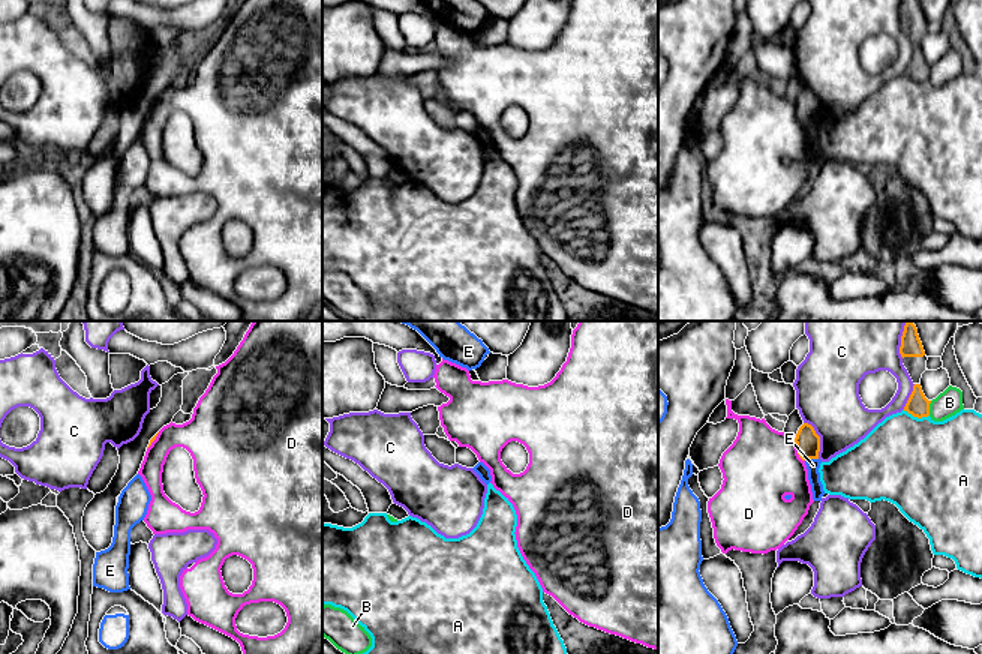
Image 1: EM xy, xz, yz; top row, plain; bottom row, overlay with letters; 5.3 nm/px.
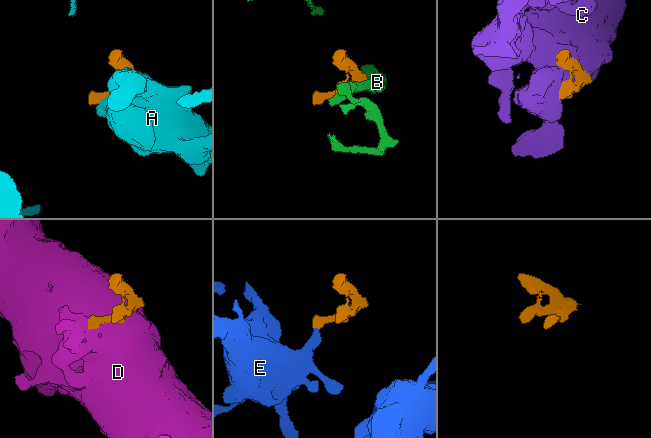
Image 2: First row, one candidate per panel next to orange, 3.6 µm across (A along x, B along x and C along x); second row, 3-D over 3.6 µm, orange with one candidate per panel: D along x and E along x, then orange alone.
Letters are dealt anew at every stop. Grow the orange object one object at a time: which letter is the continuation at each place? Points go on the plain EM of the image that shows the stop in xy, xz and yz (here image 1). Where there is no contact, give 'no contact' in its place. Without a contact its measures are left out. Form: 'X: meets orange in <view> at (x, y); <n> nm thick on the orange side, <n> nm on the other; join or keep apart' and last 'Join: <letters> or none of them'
A: meets orange in yz at (916, 80); 120 nm thick on the orange side, 480 nm on the other; keep apart
B: meets orange in yz at (928, 72); 120 nm thick on the orange side, 140 nm on the other; keep apart
C: meets orange in yz at (819, 102); 130 nm thick on the orange side, 340 nm on the other; keep apart
D: meets orange in yz at (798, 114); 130 nm thick on the orange side, 400 nm on the other; keep apart
E: meets orange in yz at (811, 122); 130 nm thick on the orange side, 70 nm on the other; keep apart
Join: none of them

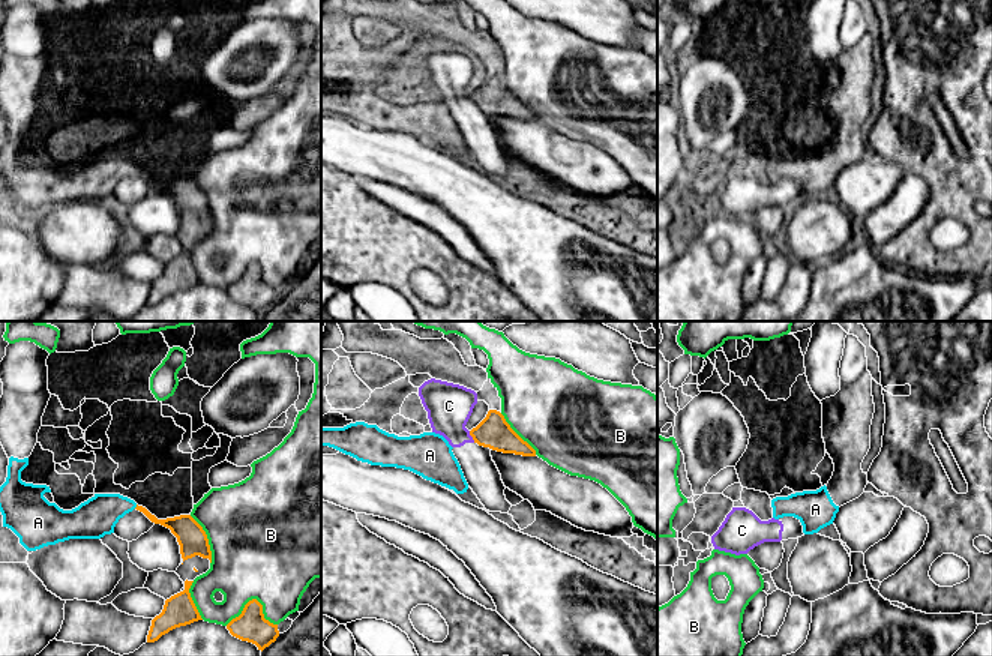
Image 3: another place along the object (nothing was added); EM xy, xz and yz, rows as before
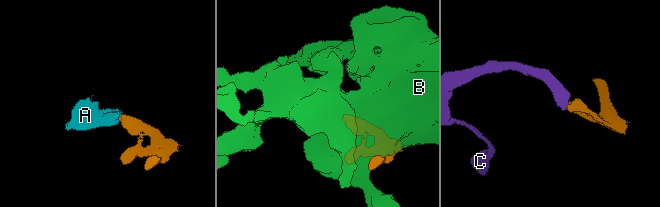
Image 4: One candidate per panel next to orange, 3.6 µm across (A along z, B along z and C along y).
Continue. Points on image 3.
A: meets orange in xy at (137, 170); 110 nm thick on the orange side, 200 nm on the other; join
B: meets orange in xy at (254, 263); 170 nm thick on the orange side, 500 nm on the other; keep apart
C: meets orange in xz at (471, 99); 170 nm thick on the orange side, 240 nm on the other; keep apart
Join: A

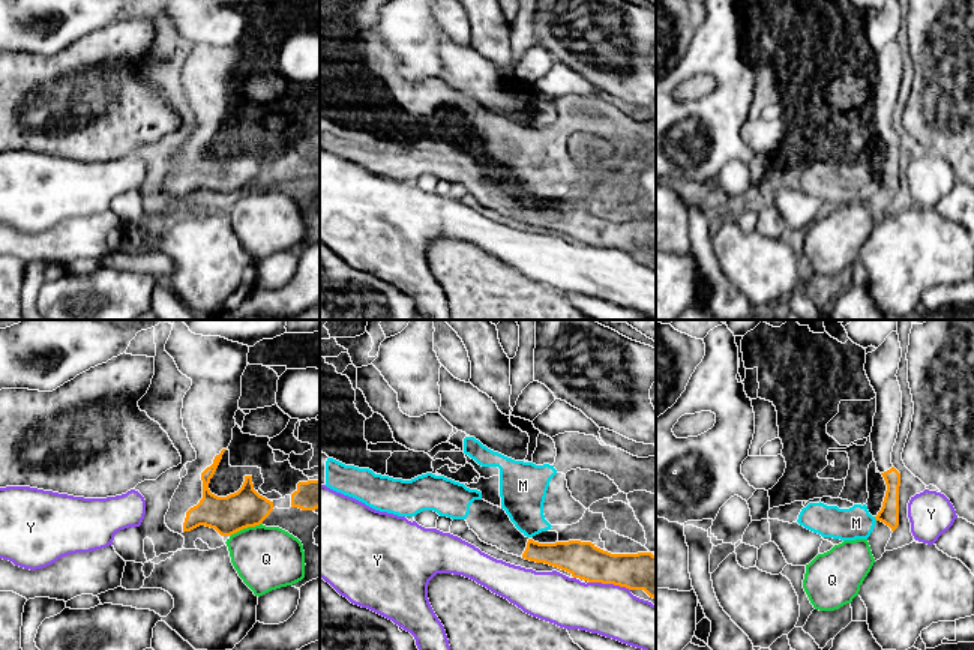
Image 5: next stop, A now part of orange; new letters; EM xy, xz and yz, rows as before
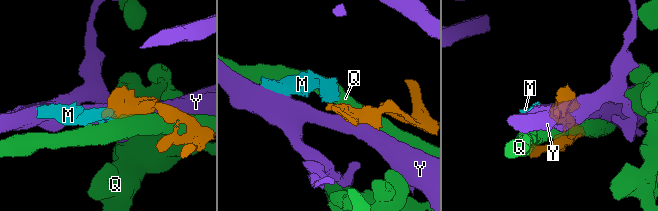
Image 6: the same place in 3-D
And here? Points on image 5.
M: meets orange in yz at (875, 182); 110 nm thick on the orange side, 180 nm on the other; join
Q: meets orange in xy at (245, 191); 200 nm thick on the orange side, 340 nm on the other; keep apart
Y: meets orange in xz at (610, 246); 200 nm thick on the orange side, 280 nm on the other; keep apart
Join: M

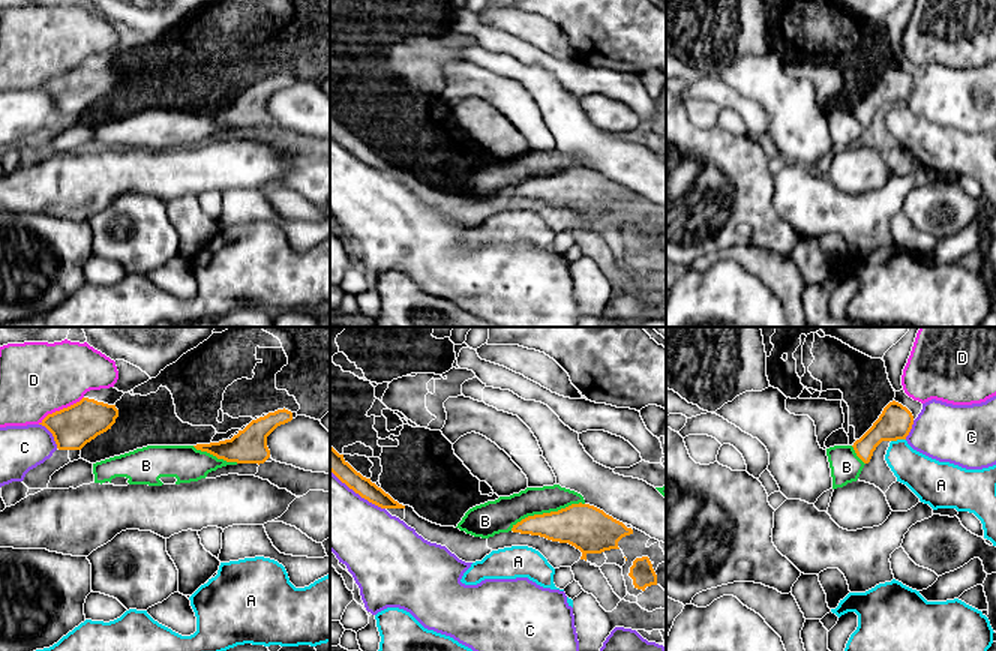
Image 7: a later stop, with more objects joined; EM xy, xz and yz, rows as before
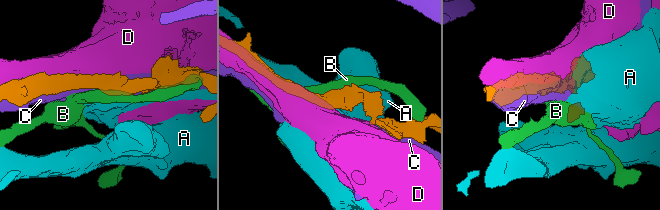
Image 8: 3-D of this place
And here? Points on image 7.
A: meets orange in yz at (897, 102); 180 nm thick on the orange side, 200 nm on the other; keep apart
B: meets orange in xz at (546, 177); 240 nm thick on the orange side, 170 nm on the other; keep apart
C: meets orange in xz at (357, 156); 110 nm thick on the orange side, 360 nm on the other; keep apart
D: meets orange in xy at (60, 74); 220 nm thick on the orange side, 400 nm on the other; keep apart
Join: none of them

